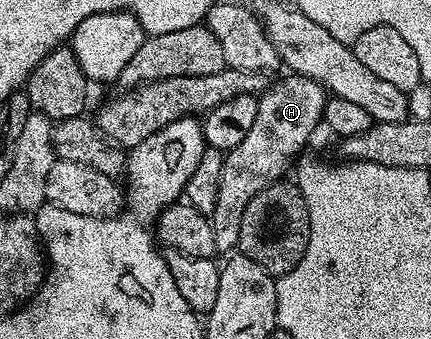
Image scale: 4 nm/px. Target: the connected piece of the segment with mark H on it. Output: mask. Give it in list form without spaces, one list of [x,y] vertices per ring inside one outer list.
[[[287,75],[284,81],[279,81],[263,90],[259,97],[257,107],[257,119],[249,130],[249,135],[237,143],[237,147],[226,150],[223,158],[223,170],[221,171],[221,187],[217,187],[217,201],[213,211],[209,214],[213,227],[213,243],[216,250],[223,255],[230,254],[239,244],[241,235],[241,215],[245,215],[245,207],[257,191],[269,187],[274,181],[280,180],[287,168],[292,168],[296,160],[295,155],[302,149],[303,144],[315,133],[315,128],[320,128],[323,119],[323,108],[329,96],[326,89],[313,79],[298,75]]]

